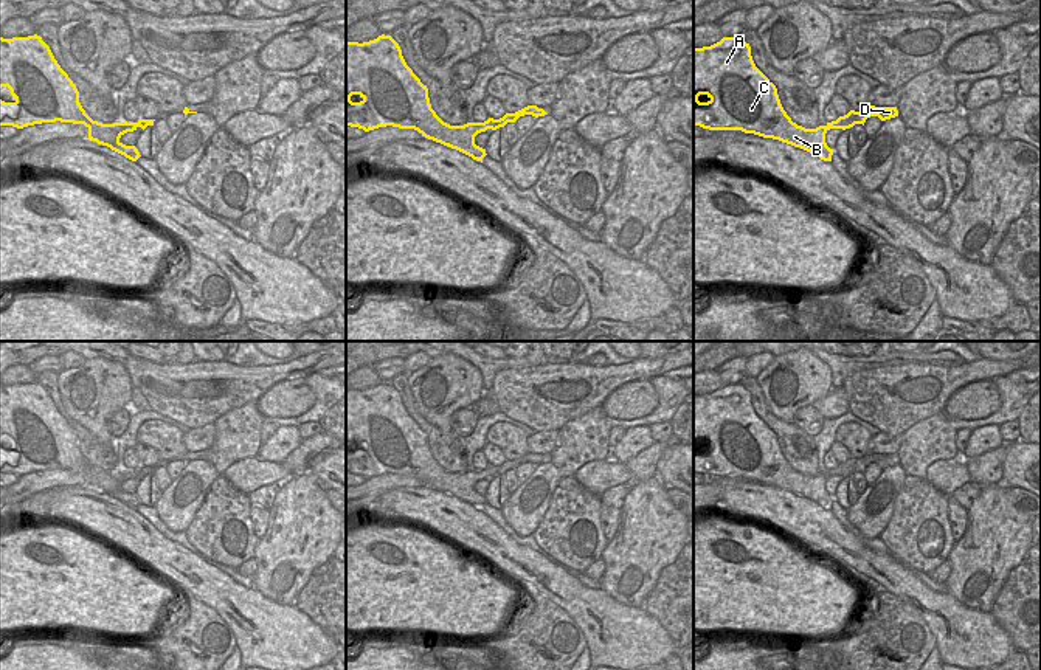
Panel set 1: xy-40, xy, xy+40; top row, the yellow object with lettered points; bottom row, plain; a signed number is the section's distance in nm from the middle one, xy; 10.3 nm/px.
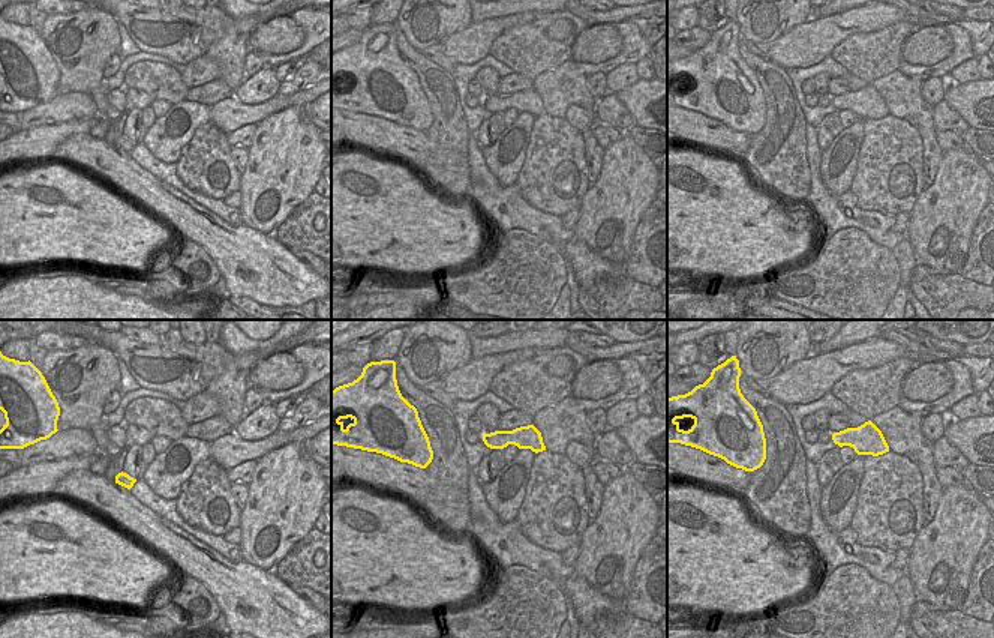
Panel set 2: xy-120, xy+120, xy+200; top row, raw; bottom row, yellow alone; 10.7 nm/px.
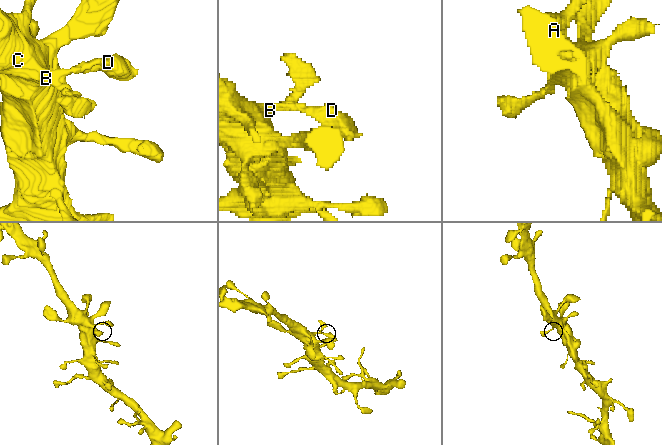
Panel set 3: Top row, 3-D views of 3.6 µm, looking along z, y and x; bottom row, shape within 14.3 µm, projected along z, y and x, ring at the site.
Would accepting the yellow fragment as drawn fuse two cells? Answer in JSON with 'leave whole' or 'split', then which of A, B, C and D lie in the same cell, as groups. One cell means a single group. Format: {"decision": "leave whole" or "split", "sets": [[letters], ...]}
{"decision": "leave whole", "sets": [["A", "B", "C", "D"]]}

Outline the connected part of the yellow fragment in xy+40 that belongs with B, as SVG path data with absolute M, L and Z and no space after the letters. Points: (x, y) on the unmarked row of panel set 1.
M742 383L693 395L693 473L779 487L832 509L833 496L827 493L825 481L864 473L870 464L886 468L898 464L898 458L869 453L825 473L805 476L787 462L776 433L756 414L751 394Z

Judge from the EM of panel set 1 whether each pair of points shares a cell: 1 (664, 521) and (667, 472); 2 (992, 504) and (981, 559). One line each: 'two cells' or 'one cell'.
1: two cells
2: one cell

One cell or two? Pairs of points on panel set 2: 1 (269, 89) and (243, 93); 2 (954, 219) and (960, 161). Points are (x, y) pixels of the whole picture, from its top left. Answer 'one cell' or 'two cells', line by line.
1: one cell
2: one cell

